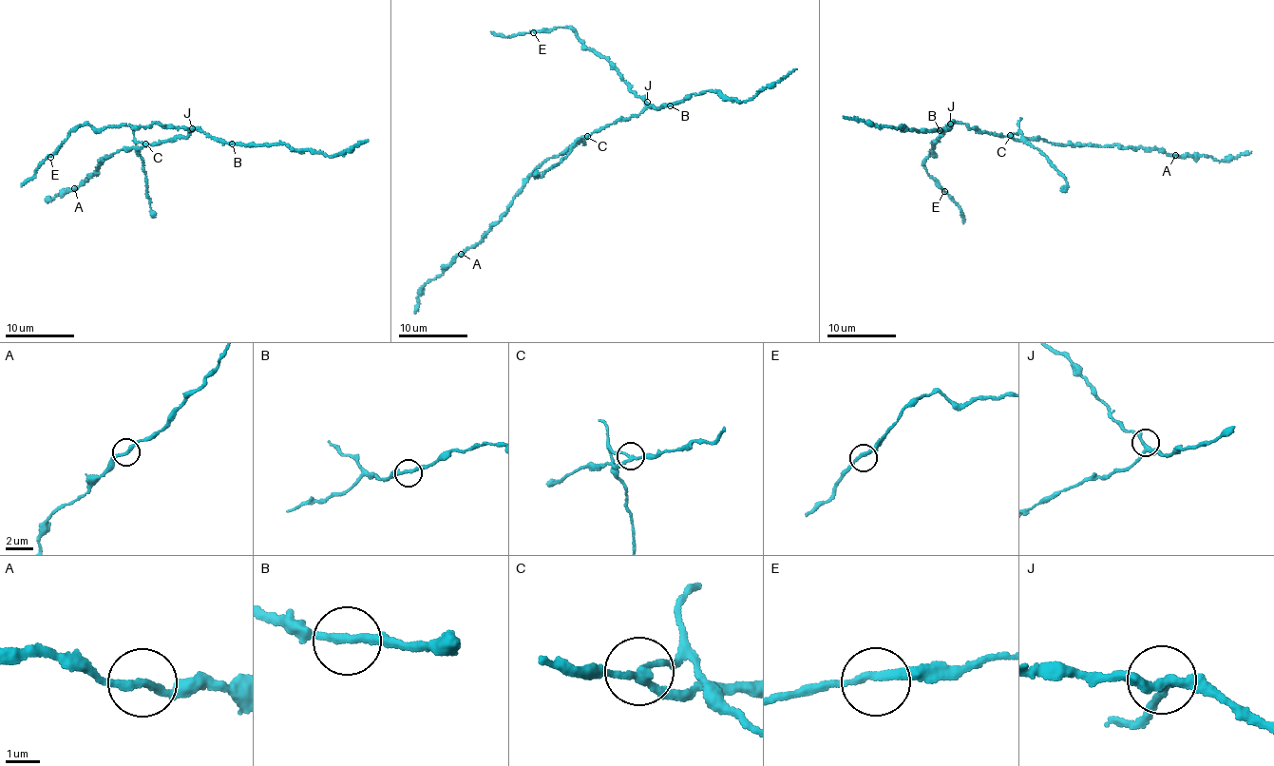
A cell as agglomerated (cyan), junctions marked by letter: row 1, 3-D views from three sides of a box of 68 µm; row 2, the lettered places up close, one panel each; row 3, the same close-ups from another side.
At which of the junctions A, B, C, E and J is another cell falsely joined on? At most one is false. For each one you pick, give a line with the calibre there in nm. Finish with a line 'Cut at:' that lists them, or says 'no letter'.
C: 180 nm thick
Cut at: C

